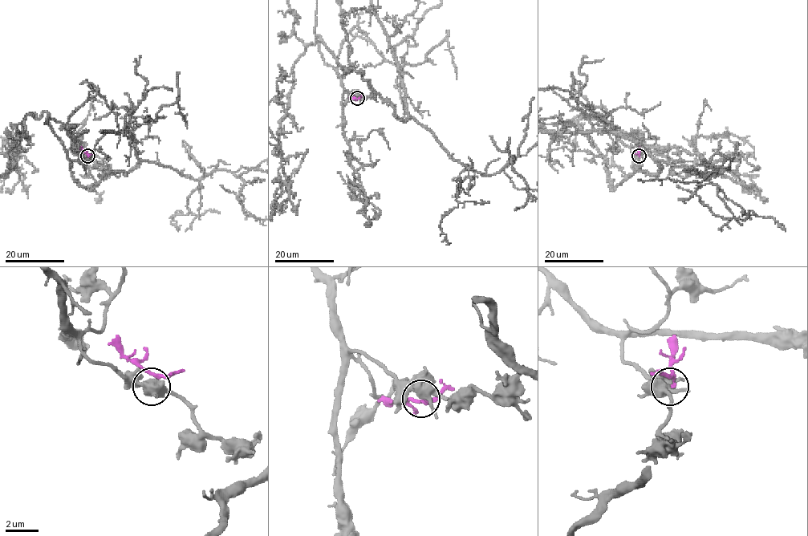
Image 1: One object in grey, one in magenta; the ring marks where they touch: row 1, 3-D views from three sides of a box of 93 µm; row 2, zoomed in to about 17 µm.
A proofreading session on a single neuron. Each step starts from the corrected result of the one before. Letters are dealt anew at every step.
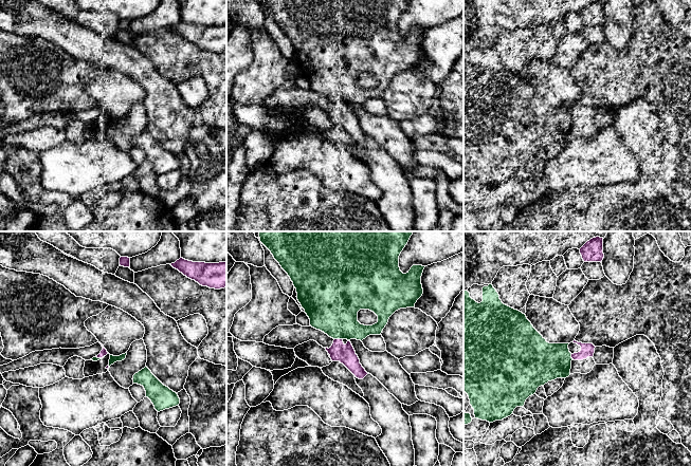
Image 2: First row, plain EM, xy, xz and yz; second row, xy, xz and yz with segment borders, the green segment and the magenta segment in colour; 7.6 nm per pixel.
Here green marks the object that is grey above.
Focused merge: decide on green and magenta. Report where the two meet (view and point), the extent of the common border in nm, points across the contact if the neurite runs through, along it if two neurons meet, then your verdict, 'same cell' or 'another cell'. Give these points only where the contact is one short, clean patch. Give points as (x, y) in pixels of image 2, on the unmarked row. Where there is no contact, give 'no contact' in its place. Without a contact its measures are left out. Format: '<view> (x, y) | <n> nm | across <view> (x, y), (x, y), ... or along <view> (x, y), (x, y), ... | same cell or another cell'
xz (339, 101) | 60 nm | another cell

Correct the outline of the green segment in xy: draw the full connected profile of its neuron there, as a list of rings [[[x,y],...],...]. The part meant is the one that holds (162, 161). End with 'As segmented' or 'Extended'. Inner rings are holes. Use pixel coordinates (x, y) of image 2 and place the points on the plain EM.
[[[147,130],[135,136],[132,143],[133,147],[144,150],[146,161],[151,164],[158,175],[179,169],[178,157],[164,149]]]. As segmented

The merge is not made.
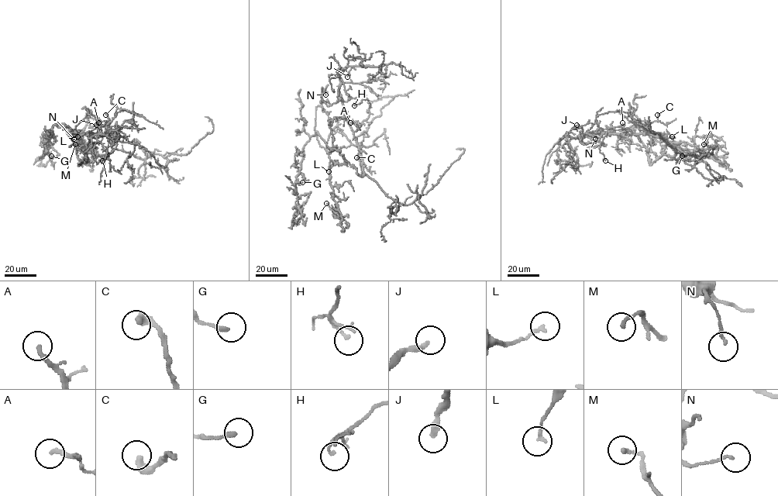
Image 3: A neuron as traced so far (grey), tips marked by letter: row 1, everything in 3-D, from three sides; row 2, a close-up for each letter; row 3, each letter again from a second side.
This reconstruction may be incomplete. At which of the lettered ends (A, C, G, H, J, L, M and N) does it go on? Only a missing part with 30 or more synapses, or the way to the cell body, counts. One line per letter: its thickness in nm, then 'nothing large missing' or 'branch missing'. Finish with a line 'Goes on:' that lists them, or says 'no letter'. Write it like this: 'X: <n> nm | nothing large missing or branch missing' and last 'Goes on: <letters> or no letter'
A: 240 nm | branch missing
C: 440 nm | nothing large missing
G: 200 nm | nothing large missing
H: 130 nm | nothing large missing
J: 300 nm | nothing large missing
L: 160 nm | nothing large missing
M: 170 nm | nothing large missing
N: 110 nm | nothing large missing
Goes on: A

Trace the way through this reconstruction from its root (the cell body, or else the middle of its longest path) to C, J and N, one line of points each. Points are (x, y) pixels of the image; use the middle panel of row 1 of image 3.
C: (348, 139), (358, 148), (359, 157), (356, 157)
J: (348, 139), (359, 150), (357, 141), (345, 115), (339, 90), (340, 74), (347, 67), (352, 67), (347, 77)
N: (348, 139), (335, 126), (326, 148), (319, 144), (314, 130), (315, 108), (321, 107), (322, 90), (325, 94)

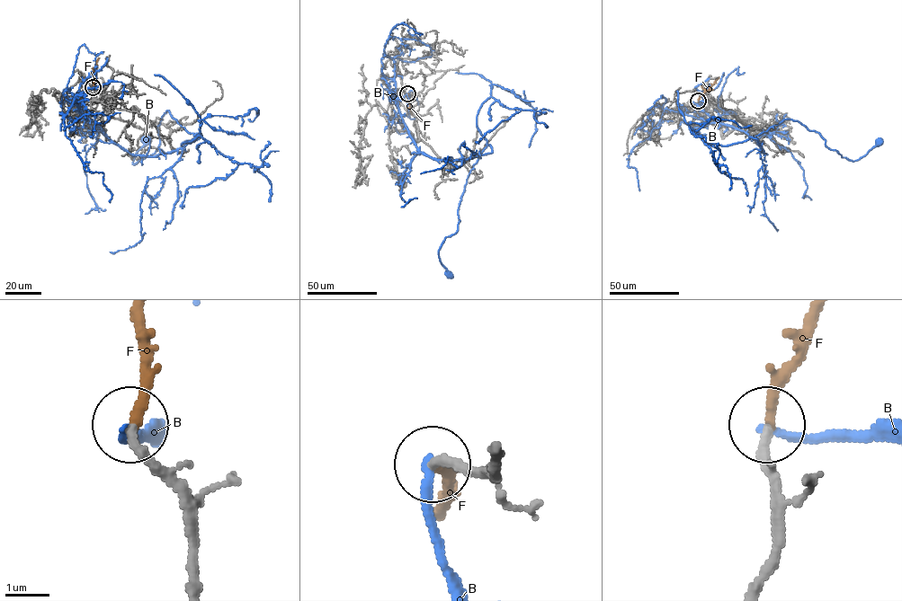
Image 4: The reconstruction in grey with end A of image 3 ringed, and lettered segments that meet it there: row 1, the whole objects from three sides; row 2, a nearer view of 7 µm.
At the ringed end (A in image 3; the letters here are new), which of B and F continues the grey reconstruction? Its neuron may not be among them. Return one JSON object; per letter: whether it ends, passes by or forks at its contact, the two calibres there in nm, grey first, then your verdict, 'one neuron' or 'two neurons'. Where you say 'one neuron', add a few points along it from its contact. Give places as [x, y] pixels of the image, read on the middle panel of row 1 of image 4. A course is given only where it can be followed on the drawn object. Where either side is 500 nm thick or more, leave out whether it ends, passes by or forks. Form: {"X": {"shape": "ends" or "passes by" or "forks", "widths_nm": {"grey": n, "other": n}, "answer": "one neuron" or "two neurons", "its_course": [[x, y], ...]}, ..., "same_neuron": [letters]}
{"B": {"shape": "ends", "widths_nm": {"grey": 240, "other": 200}, "answer": "two neurons"}, "F": {"shape": "ends", "widths_nm": {"grey": 240, "other": 200}, "answer": "one neuron", "its_course": [[406, 93], [412, 114]]}, "same_neuron": ["F"]}

